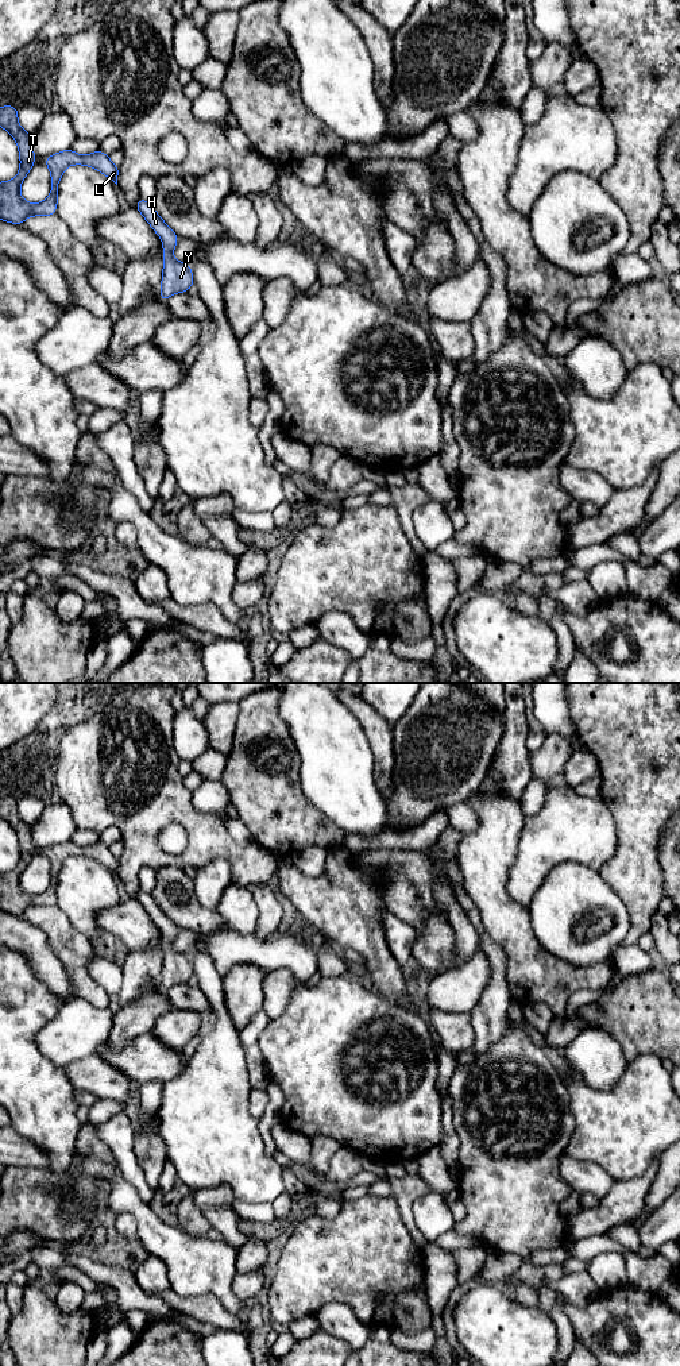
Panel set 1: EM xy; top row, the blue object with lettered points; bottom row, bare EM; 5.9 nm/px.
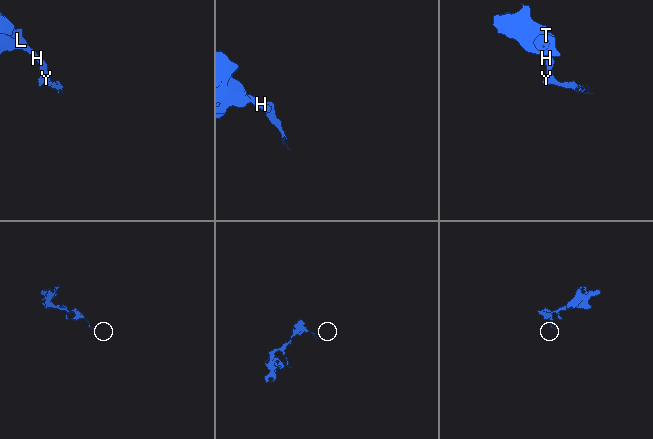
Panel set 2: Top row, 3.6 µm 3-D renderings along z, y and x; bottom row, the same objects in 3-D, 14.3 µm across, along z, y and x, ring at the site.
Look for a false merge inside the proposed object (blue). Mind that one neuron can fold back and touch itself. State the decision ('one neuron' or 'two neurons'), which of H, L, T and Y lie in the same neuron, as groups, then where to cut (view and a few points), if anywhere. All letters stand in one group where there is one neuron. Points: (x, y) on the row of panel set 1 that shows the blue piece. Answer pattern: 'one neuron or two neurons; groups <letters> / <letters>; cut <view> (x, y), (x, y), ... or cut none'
one neuron; groups H L T Y; cut none

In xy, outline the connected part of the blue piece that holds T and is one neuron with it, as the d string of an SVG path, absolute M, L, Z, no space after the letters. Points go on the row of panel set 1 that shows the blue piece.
M13 105L0 107L0 127L5 128L16 140L20 154L18 175L7 182L0 182L0 220L23 224L28 216L50 216L57 213L58 182L70 165L85 165L97 169L117 185L119 167L101 150L78 155L72 148L59 151L45 159L51 174L51 192L39 204L30 204L20 196L20 184L30 173L35 159L32 136L18 123L18 108Z

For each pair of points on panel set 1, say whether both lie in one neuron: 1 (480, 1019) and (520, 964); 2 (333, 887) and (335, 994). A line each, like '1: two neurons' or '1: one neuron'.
1: two neurons
2: two neurons

